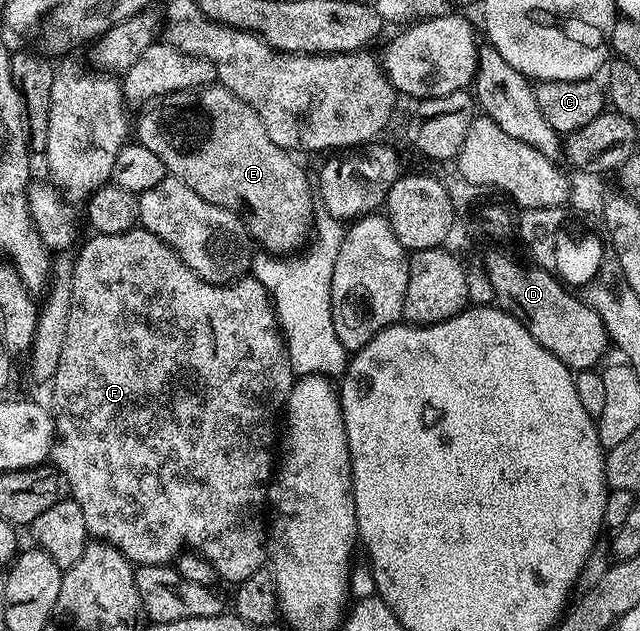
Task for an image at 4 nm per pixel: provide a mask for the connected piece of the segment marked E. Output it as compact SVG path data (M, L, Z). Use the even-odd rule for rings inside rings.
M213 84L198 90L179 90L152 98L139 110L140 115L134 118L135 141L150 148L150 152L162 160L171 177L182 180L182 184L198 192L202 200L210 200L210 204L218 204L218 208L226 208L235 214L245 231L265 246L261 246L265 251L284 254L305 241L314 220L313 183L312 186L308 183L308 174L292 159L295 157L270 140L266 124L262 124L258 112L254 112L250 104L238 100L238 96L224 86Z

